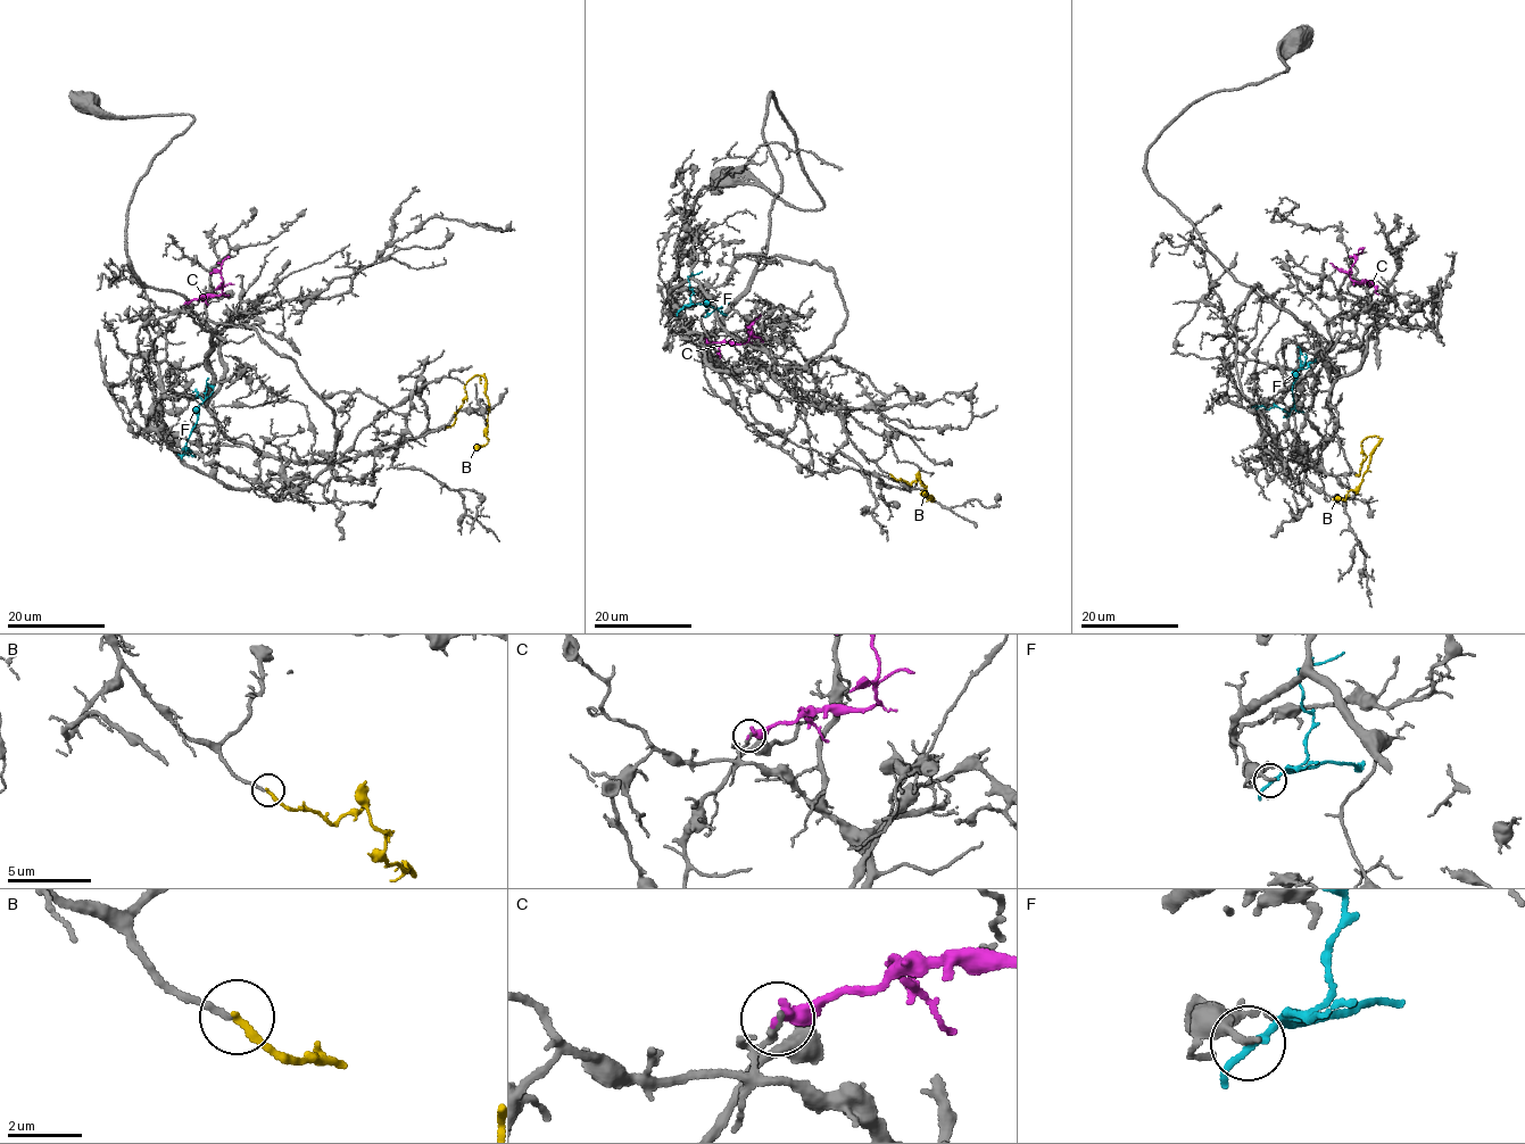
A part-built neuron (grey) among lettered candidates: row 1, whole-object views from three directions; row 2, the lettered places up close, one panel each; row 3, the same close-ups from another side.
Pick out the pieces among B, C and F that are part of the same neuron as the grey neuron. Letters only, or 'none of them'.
B

